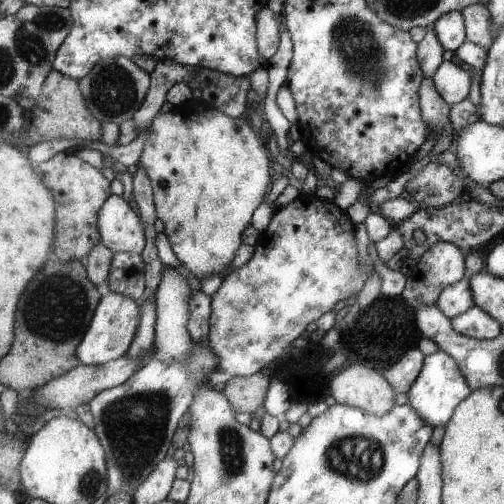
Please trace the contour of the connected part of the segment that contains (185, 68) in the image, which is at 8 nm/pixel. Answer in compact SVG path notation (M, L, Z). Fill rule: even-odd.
M170 58L158 60L153 72L151 72L151 84L142 106L133 116L134 124L138 128L138 133L148 128L148 124L153 122L154 117L160 112L162 104L166 101L168 90L179 82L188 82L195 78L200 67L186 64L178 64Z

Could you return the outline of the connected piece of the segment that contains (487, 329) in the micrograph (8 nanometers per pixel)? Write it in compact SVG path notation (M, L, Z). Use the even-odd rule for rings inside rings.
M476 304L464 314L451 318L451 322L456 332L475 339L493 339L503 332L499 319L492 318Z

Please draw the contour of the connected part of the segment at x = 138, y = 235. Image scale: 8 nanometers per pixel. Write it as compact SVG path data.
M113 194L100 211L103 241L115 253L141 254L144 250L144 224L133 203Z

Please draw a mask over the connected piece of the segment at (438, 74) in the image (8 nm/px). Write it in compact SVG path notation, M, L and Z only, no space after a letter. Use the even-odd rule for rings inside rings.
M442 61L431 79L440 96L450 106L464 100L472 88L470 75L452 61Z

